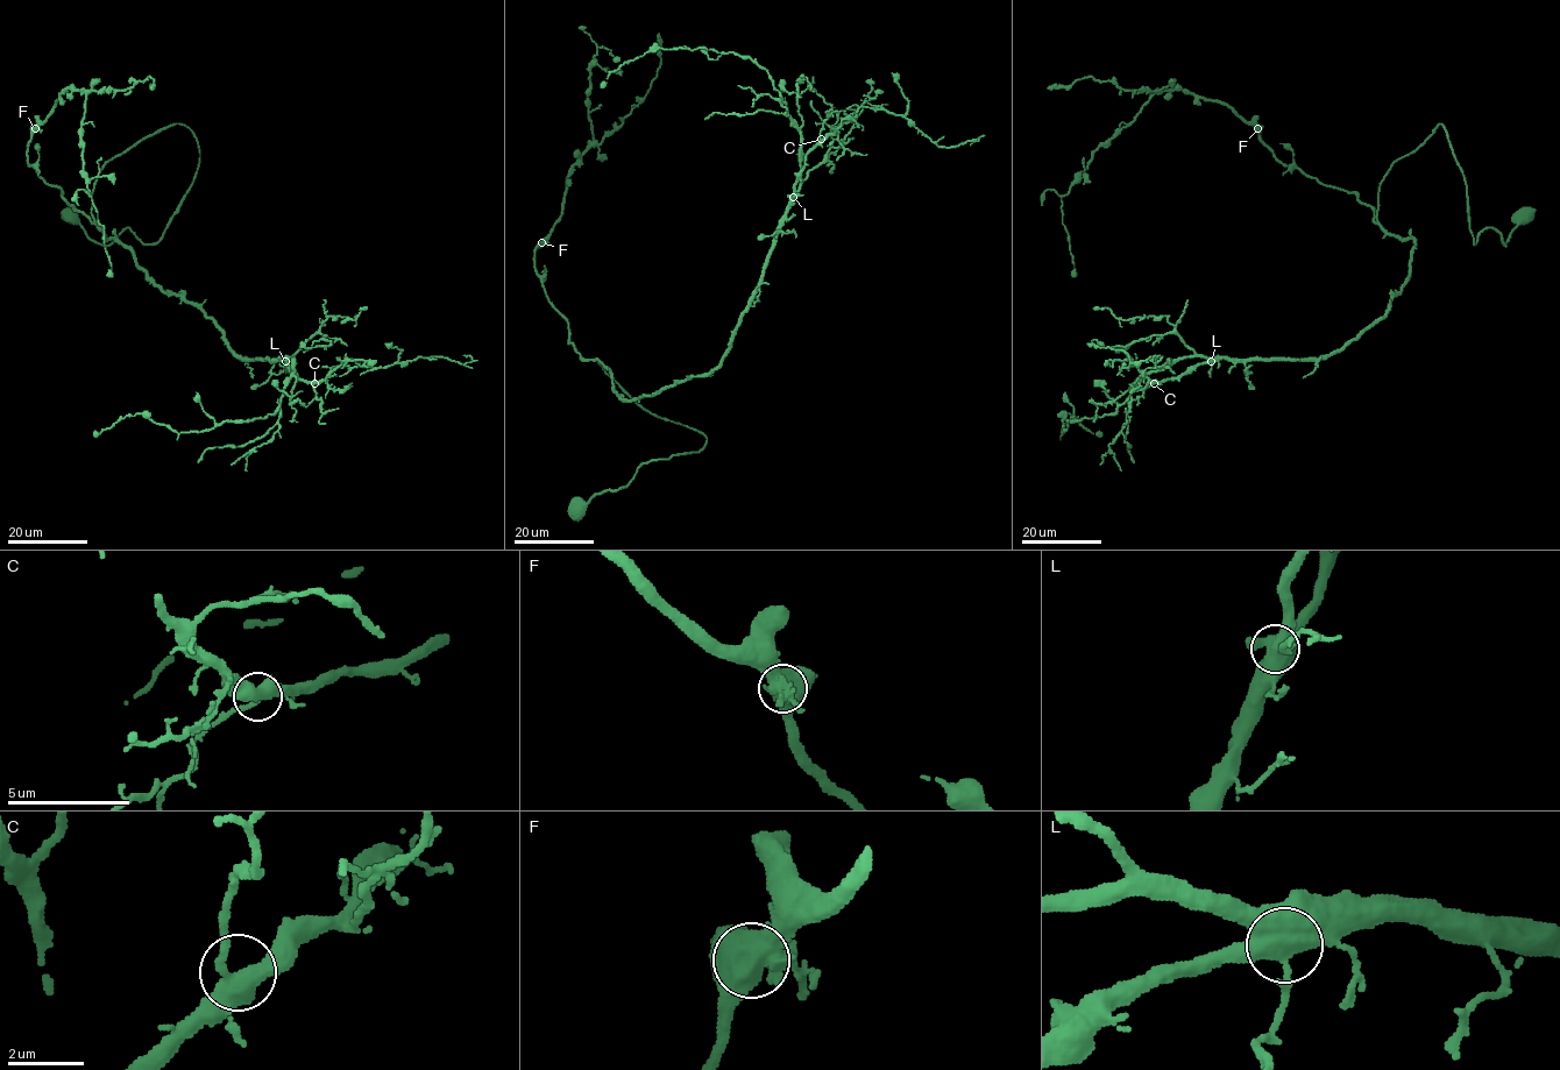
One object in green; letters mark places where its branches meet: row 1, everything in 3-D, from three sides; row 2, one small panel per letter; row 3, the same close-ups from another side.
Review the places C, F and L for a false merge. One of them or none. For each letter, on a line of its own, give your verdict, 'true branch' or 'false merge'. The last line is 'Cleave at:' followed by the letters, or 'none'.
C: true branch
F: true branch
L: true branch
Cleave at: none

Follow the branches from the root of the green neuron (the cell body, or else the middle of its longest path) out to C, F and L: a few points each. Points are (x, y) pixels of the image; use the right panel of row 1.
C: (1524, 217), (1474, 243), (1440, 123), (1380, 186), (1377, 222), (1415, 241), (1383, 317), (1319, 359), (1154, 383)
F: (1524, 217), (1504, 245), (1491, 228), (1474, 243), (1441, 123), (1390, 168), (1376, 222), (1257, 128)
L: (1524, 217), (1474, 243), (1440, 123), (1380, 186), (1377, 222), (1415, 241), (1390, 310), (1319, 359), (1211, 361)

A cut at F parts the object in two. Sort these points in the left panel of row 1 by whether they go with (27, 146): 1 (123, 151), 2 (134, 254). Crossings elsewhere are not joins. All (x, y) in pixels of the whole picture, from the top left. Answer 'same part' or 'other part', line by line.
1: same part
2: same part

